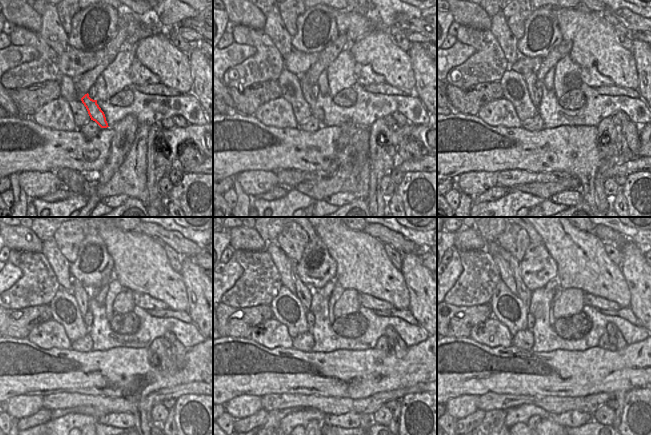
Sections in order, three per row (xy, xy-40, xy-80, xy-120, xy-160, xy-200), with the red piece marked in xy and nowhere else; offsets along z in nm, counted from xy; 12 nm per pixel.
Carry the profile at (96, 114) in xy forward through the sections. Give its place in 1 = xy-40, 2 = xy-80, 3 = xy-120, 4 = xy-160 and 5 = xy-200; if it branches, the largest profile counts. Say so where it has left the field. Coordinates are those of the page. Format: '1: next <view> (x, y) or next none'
1: next xy-40 (317, 112)
2: next xy-80 (531, 80)
3: next xy-120 (81, 294)
4: next xy-160 (304, 294)
5: next xy-200 (493, 248)

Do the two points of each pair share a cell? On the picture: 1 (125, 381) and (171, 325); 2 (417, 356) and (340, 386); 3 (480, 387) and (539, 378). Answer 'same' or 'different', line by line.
1: different
2: same
3: same

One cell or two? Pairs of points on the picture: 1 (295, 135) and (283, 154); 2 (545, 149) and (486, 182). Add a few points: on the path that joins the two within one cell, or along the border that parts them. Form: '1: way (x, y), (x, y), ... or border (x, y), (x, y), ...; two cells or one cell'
1: way (294, 140), (287, 149); one cell
2: border (473, 170), (498, 172); two cells

